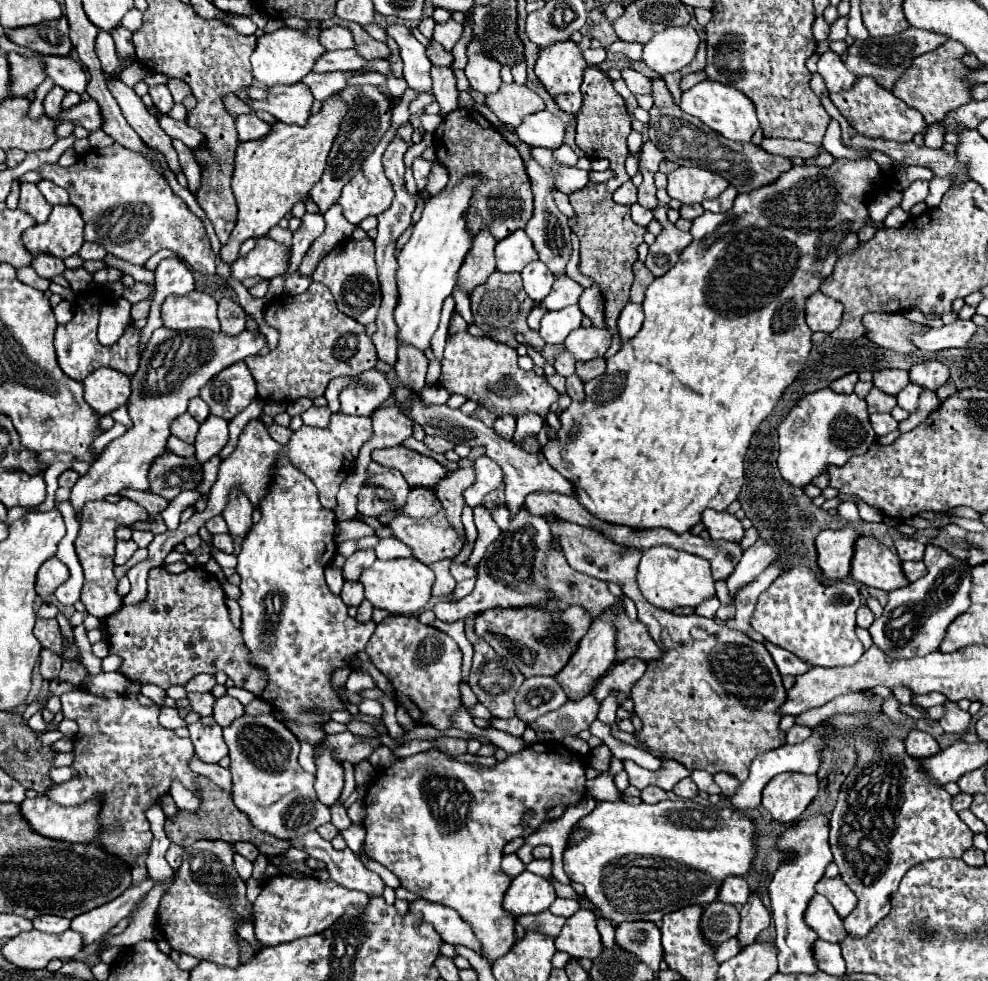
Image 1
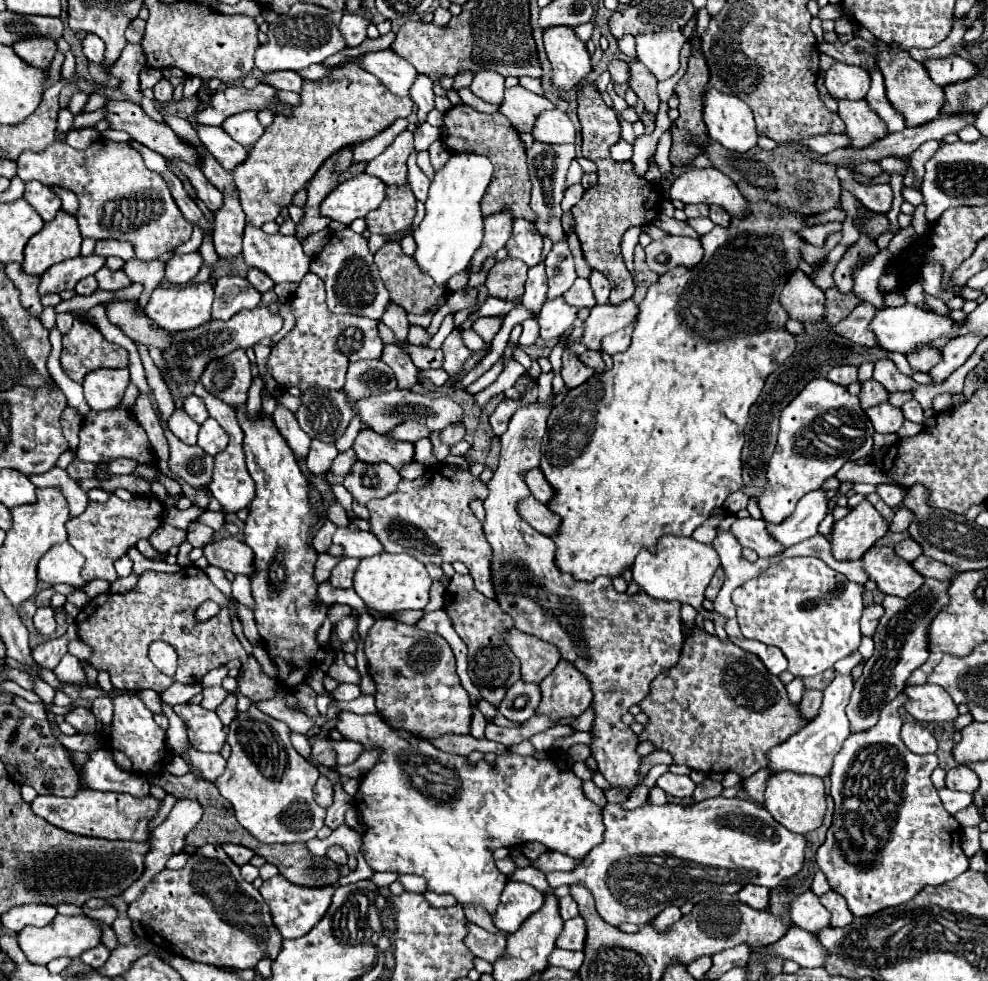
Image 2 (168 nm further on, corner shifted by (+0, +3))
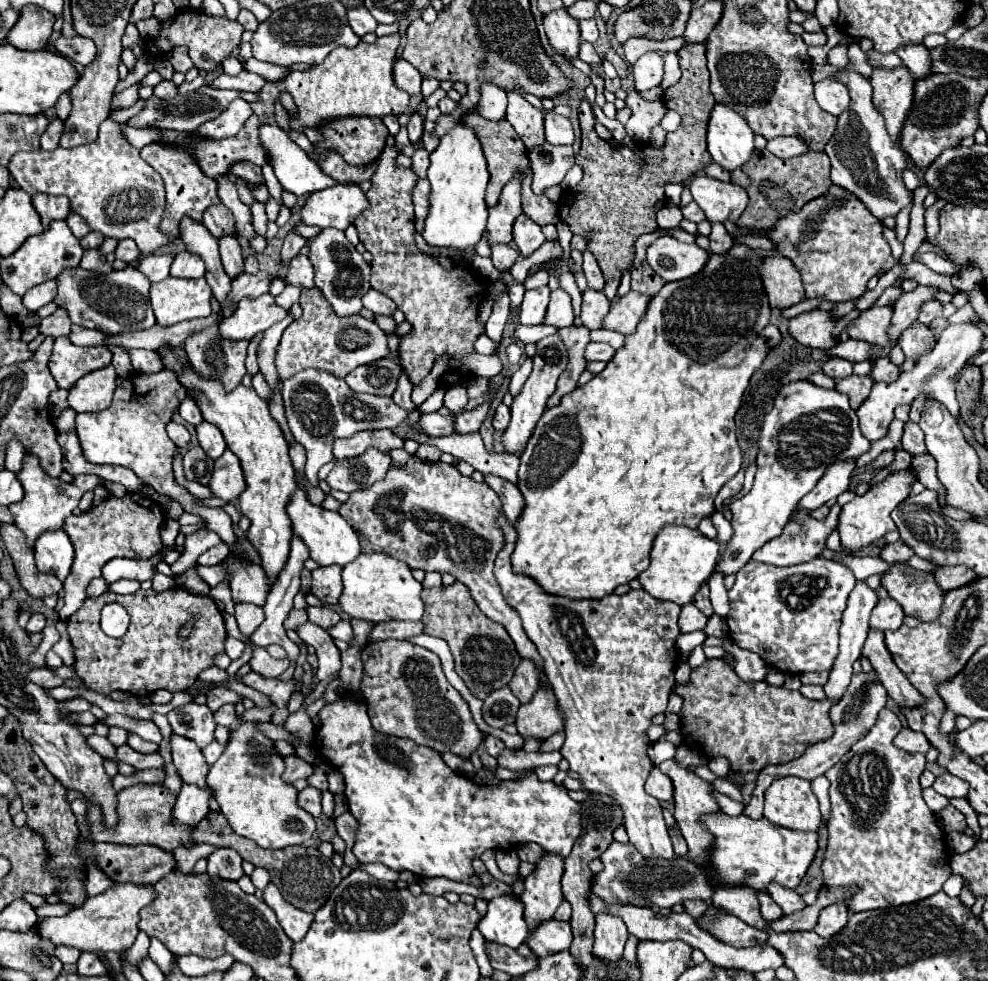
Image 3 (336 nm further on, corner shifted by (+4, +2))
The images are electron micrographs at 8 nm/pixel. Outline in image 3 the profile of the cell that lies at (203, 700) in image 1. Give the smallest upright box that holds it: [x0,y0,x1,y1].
[206,686,242,710]

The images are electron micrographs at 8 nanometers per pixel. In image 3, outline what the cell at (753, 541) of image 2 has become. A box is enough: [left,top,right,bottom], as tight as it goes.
[752,504,840,566]

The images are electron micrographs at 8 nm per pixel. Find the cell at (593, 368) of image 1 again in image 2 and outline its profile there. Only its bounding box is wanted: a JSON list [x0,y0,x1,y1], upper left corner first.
[580,351,606,373]

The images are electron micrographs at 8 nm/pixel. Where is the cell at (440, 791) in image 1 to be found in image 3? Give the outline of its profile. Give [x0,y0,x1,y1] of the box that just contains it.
[314,694,582,886]

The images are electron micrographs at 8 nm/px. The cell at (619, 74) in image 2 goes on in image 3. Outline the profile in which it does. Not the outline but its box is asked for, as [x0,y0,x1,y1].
[578,42,602,66]

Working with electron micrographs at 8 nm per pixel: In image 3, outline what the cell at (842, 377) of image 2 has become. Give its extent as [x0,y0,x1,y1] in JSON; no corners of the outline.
[822,356,852,378]

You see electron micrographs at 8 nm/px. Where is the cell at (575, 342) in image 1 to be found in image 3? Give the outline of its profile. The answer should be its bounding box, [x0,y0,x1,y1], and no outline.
[604,290,650,334]

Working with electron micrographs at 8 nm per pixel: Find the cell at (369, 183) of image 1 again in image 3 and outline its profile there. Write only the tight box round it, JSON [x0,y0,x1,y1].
[300,184,368,230]

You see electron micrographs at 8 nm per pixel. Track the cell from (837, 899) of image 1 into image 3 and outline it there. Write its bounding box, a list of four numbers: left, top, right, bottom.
[814,904,848,938]

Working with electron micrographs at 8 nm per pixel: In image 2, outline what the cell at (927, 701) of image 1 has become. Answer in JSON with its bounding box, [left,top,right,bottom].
[816,693,968,917]

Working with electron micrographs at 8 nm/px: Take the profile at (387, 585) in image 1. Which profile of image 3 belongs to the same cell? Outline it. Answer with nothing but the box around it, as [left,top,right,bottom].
[340,554,424,622]

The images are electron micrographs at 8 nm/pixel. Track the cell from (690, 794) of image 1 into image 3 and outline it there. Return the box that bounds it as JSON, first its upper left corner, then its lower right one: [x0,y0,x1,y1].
[644,768,672,802]

